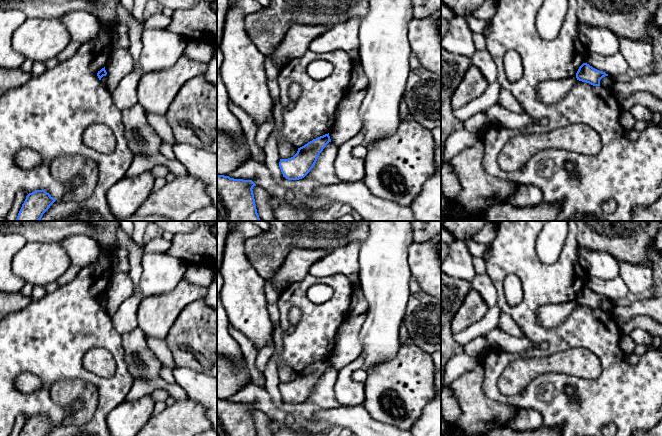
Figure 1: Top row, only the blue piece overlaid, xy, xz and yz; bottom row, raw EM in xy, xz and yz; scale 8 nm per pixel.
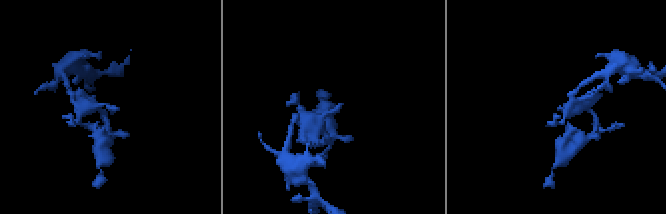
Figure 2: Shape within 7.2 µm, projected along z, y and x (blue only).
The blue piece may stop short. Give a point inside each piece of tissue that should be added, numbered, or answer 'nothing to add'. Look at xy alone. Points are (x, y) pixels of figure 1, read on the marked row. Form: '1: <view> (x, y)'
nothing to add

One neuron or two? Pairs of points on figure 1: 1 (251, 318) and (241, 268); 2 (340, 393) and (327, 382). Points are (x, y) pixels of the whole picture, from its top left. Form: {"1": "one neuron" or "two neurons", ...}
{"1": "one neuron", "2": "two neurons"}

